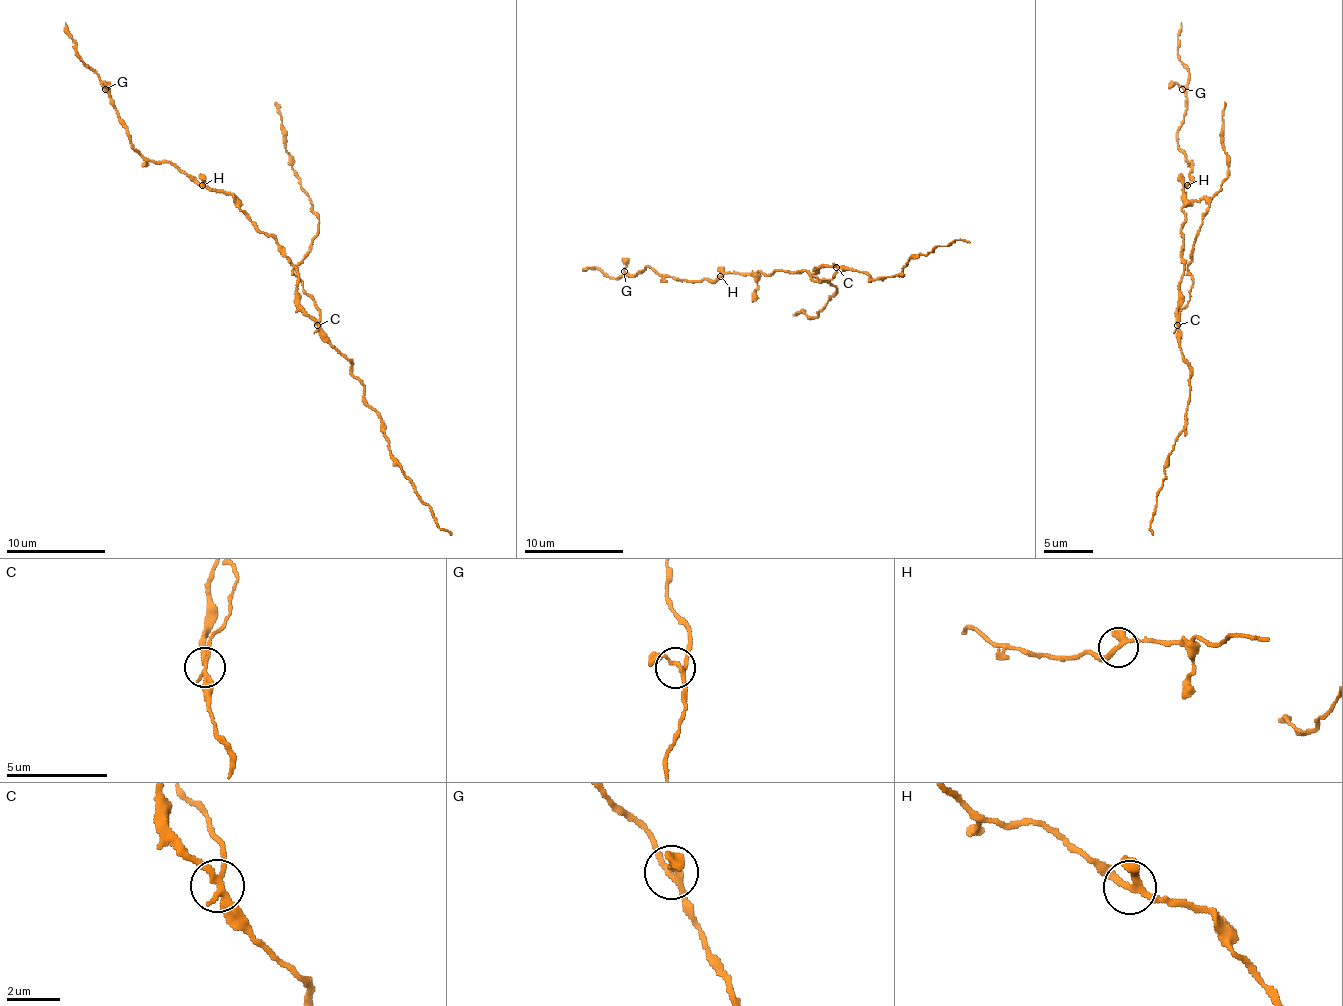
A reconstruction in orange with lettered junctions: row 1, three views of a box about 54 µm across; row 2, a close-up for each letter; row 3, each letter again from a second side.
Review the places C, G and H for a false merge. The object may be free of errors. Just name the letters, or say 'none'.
C

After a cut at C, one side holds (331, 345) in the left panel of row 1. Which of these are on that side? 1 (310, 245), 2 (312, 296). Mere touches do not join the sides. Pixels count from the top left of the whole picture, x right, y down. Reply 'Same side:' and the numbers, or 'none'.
Same side: none

